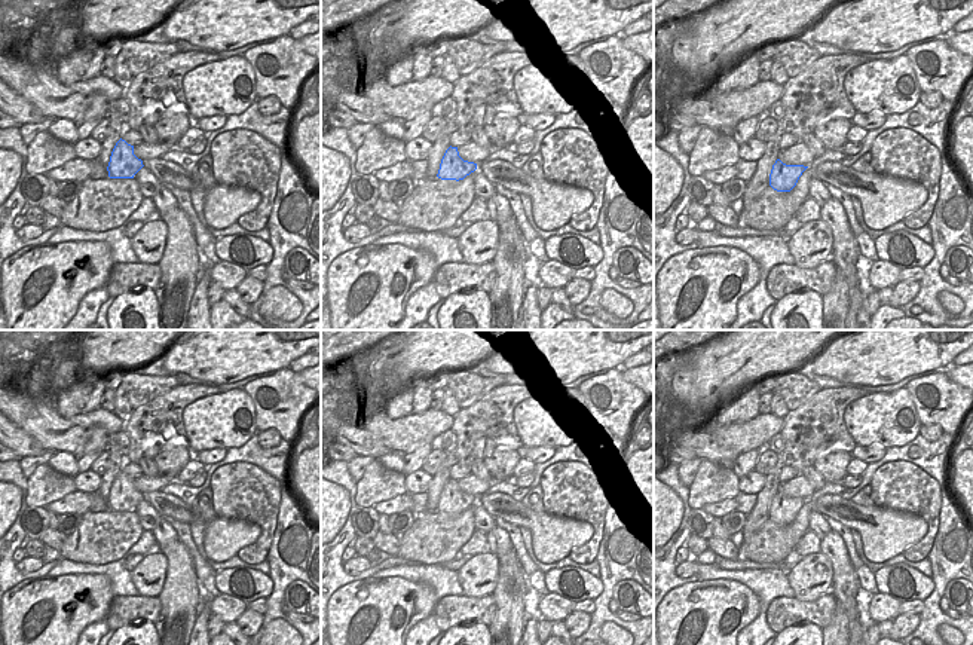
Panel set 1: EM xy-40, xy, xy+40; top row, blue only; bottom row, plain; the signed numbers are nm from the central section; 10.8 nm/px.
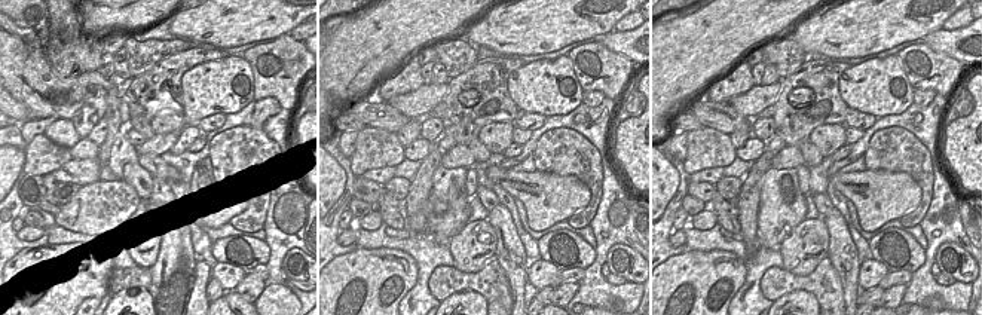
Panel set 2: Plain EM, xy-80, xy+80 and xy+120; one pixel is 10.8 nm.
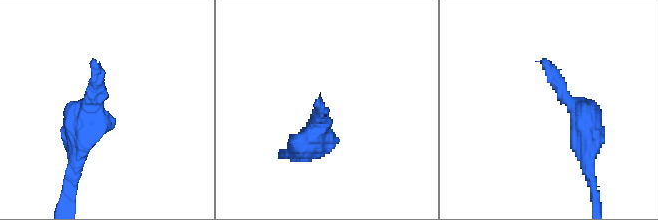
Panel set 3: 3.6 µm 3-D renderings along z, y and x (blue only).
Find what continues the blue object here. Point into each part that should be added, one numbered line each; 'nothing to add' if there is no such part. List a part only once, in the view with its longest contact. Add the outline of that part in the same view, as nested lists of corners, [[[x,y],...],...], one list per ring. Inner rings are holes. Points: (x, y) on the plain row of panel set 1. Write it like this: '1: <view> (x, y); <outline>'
nothing to add

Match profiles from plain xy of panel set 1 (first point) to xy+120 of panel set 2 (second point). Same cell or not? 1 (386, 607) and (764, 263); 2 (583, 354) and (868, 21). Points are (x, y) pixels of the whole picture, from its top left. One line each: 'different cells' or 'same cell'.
1: different cells
2: same cell

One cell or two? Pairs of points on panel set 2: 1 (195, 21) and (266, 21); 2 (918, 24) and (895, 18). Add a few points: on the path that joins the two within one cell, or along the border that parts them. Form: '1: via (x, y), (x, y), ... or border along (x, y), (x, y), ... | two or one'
1: via (213, 21), (248, 21) | one
2: via (912, 21), (901, 18) | one

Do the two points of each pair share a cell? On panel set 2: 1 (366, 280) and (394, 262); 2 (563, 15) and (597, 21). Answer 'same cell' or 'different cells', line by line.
1: same cell
2: same cell

